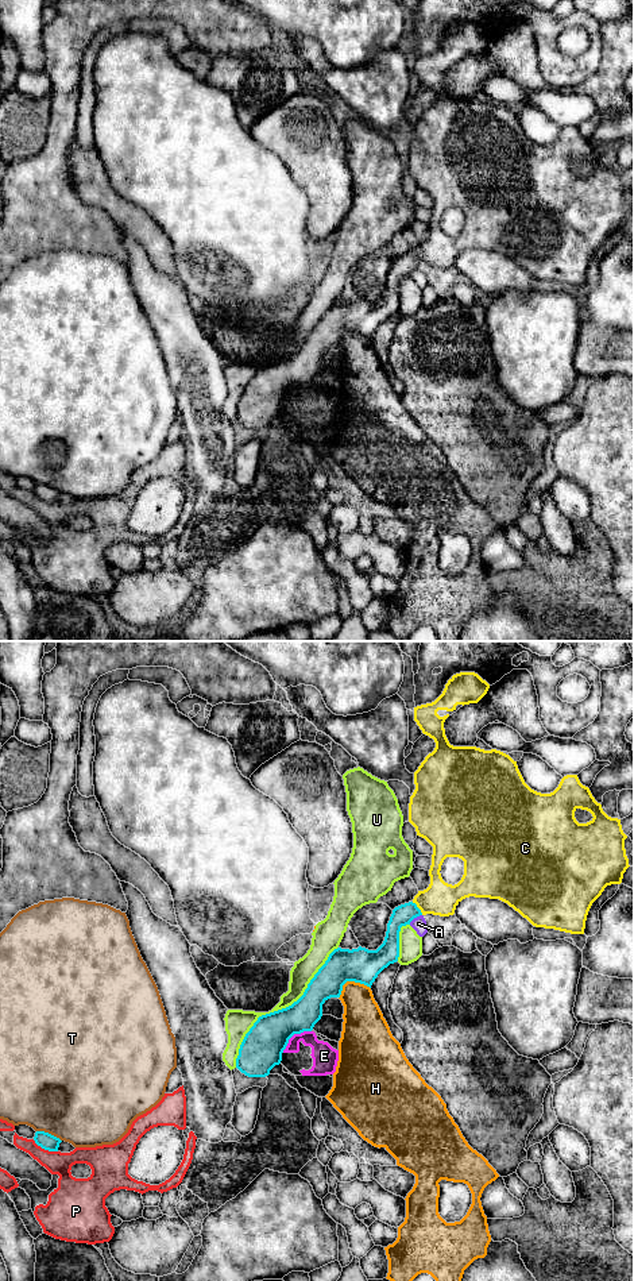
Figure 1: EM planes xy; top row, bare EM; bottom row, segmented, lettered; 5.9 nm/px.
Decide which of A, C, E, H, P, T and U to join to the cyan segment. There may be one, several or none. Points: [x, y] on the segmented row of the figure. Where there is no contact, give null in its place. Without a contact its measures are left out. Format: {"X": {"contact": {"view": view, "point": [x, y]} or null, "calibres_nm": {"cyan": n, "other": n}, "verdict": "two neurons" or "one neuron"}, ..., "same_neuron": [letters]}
{"A": {"contact": {"view": "xy", "point": [414, 917]}, "calibres_nm": {"cyan": 120, "other": 90}, "verdict": "two neurons"}, "C": {"contact": {"view": "xy", "point": [417, 907]}, "calibres_nm": {"cyan": 120, "other": 200}, "verdict": "one neuron"}, "E": {"contact": {"view": "xy", "point": [293, 1034]}, "calibres_nm": {"cyan": 240, "other": 150}, "verdict": "two neurons"}, "H": {"contact": {"view": "xy", "point": [350, 980]}, "calibres_nm": {"cyan": 200, "other": 240}, "verdict": "two neurons"}, "P": {"contact": {"view": "xy", "point": [45, 1149]}, "calibres_nm": {"cyan": 100, "other": 140}, "verdict": "two neurons"}, "T": {"contact": {"view": "xy", "point": [47, 1133]}, "calibres_nm": {"cyan": 100, "other": 500}, "verdict": "two neurons"}, "U": {"contact": {"view": "xy", "point": [279, 1010]}, "calibres_nm": {"cyan": 240, "other": 140}, "verdict": "two neurons"}, "same_neuron": ["C"]}

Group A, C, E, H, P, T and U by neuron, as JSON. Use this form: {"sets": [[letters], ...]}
{"sets": [["A"], ["C"], ["E"], ["H"], ["P"], ["T"], ["U"]]}

